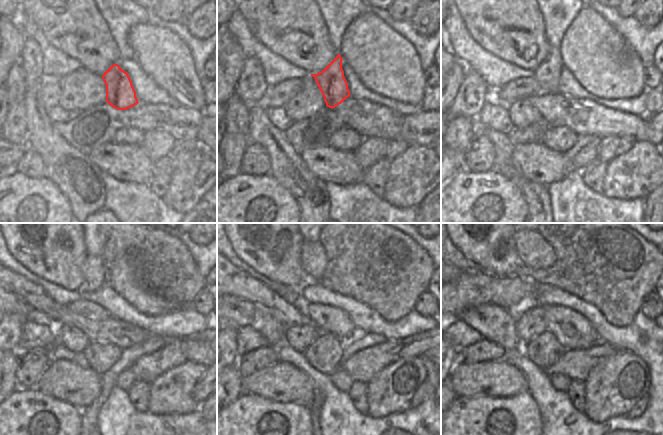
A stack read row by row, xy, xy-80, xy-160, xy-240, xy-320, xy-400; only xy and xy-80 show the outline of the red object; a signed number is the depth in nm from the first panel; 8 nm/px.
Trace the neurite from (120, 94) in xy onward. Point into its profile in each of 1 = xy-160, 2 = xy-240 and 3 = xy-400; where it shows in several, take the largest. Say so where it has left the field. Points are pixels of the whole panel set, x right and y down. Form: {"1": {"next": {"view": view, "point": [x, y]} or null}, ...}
{"1": {"next": {"view": "xy-160", "point": [547, 75]}}, "2": {"next": {"view": "xy-240", "point": [93, 269]}}, "3": {"next": {"view": "xy-400", "point": [533, 251]}}}

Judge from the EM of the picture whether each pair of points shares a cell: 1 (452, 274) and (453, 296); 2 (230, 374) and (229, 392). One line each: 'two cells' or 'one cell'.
1: two cells
2: one cell

